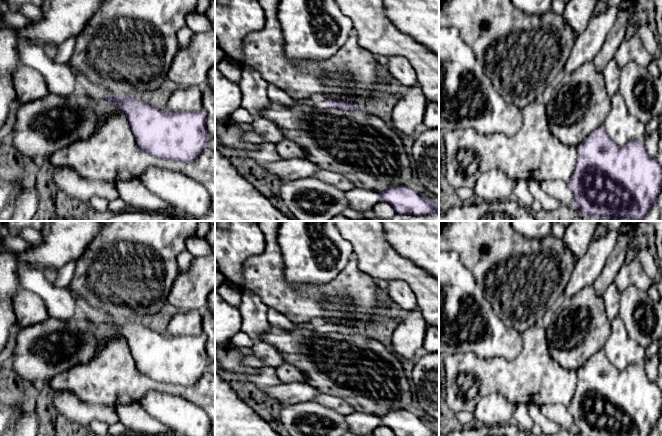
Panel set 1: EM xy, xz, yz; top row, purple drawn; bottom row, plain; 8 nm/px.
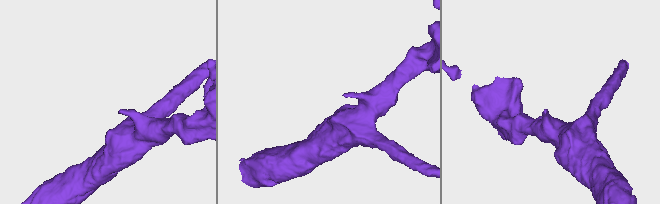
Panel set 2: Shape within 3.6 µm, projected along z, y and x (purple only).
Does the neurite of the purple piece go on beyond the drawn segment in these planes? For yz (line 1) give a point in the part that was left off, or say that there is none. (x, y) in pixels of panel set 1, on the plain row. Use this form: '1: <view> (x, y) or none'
1: none

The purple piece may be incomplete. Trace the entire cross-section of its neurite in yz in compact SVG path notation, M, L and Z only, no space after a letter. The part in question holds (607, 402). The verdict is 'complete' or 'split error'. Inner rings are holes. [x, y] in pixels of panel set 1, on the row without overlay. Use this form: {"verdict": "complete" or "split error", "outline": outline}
{"verdict": "complete", "outline": "M602 349L577 369L576 389L567 408L573 417L574 429L581 436L649 436L651 430L656 428L662 412L662 391L655 382L648 379L643 364L631 364L619 371Z"}

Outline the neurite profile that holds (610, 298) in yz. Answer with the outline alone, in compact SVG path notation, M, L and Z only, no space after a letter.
M611 283L602 295L602 301L605 306L605 312L610 322L618 315L618 300L620 292L615 283Z

